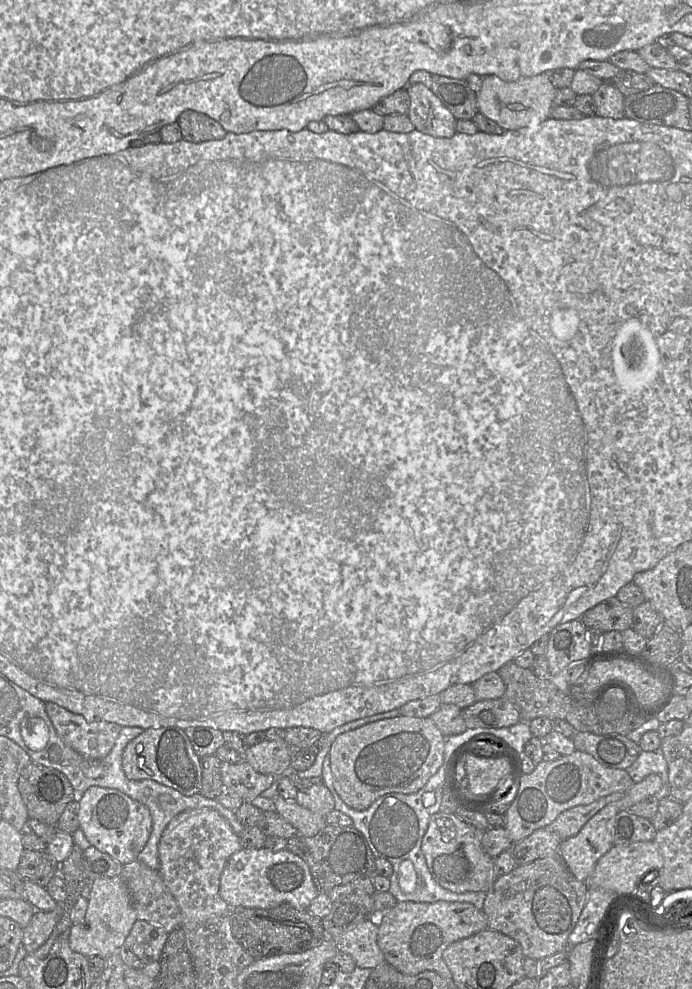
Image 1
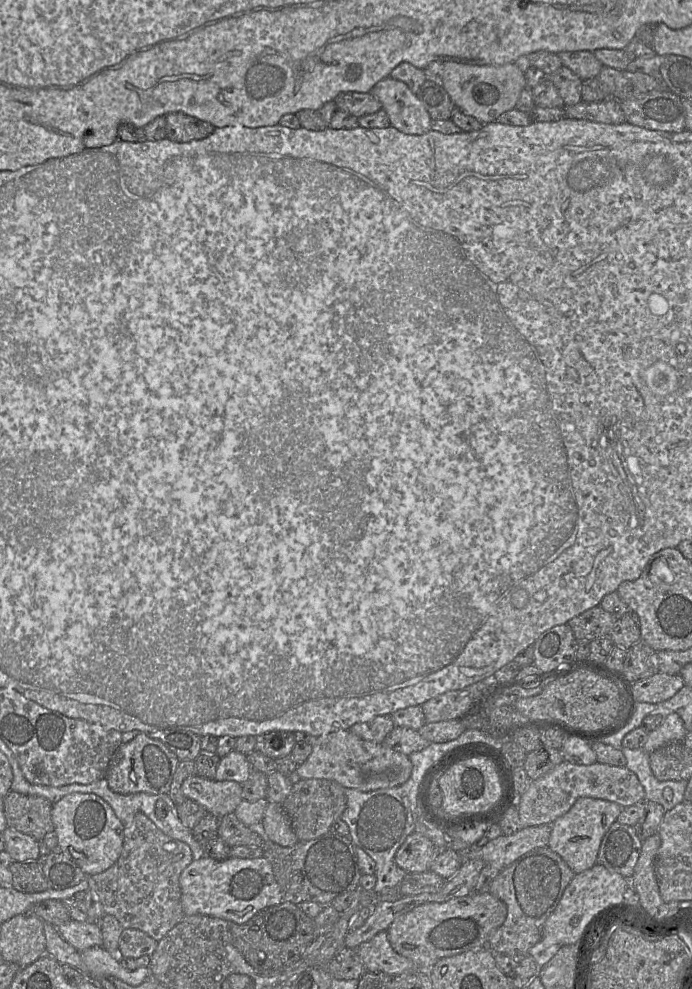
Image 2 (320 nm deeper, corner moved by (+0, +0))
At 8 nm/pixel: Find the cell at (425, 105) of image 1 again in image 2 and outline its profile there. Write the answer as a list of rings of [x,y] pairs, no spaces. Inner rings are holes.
[[[387,77],[370,91],[389,116],[391,126],[409,135],[422,135],[431,130],[432,118],[421,100],[402,81]]]

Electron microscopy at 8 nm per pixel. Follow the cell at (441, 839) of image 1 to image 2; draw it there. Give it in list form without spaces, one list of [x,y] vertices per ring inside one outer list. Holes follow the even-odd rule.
[[[413,832],[395,854],[395,863],[406,873],[429,871],[439,849],[425,836]]]

